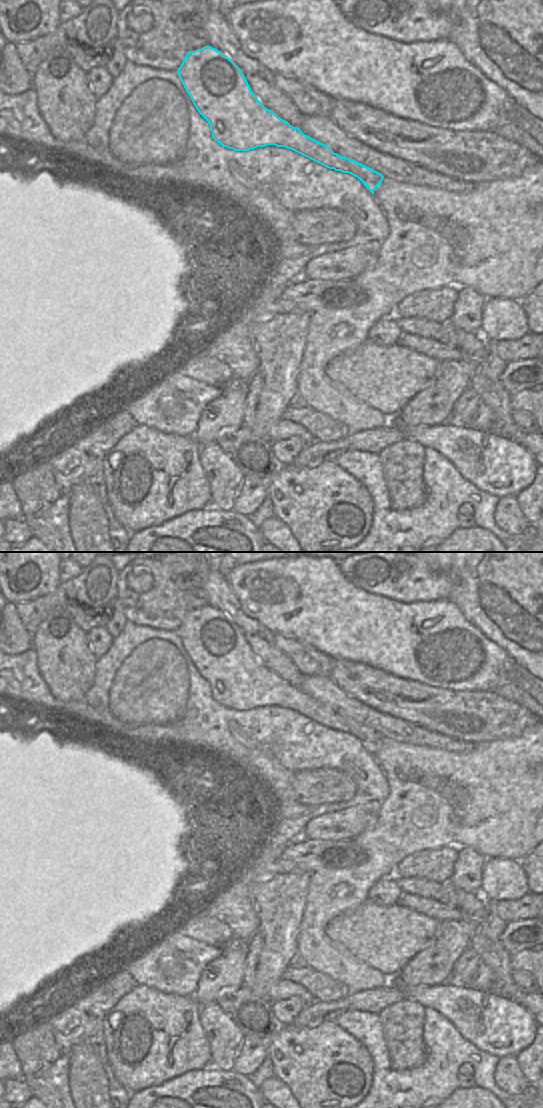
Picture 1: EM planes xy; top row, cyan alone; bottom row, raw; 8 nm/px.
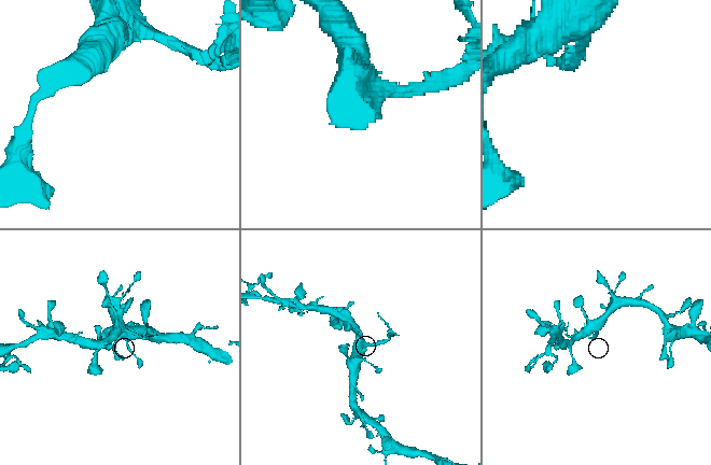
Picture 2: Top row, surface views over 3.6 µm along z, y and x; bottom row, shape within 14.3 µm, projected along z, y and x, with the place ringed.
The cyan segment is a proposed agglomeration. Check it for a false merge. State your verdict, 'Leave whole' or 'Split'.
Split.

